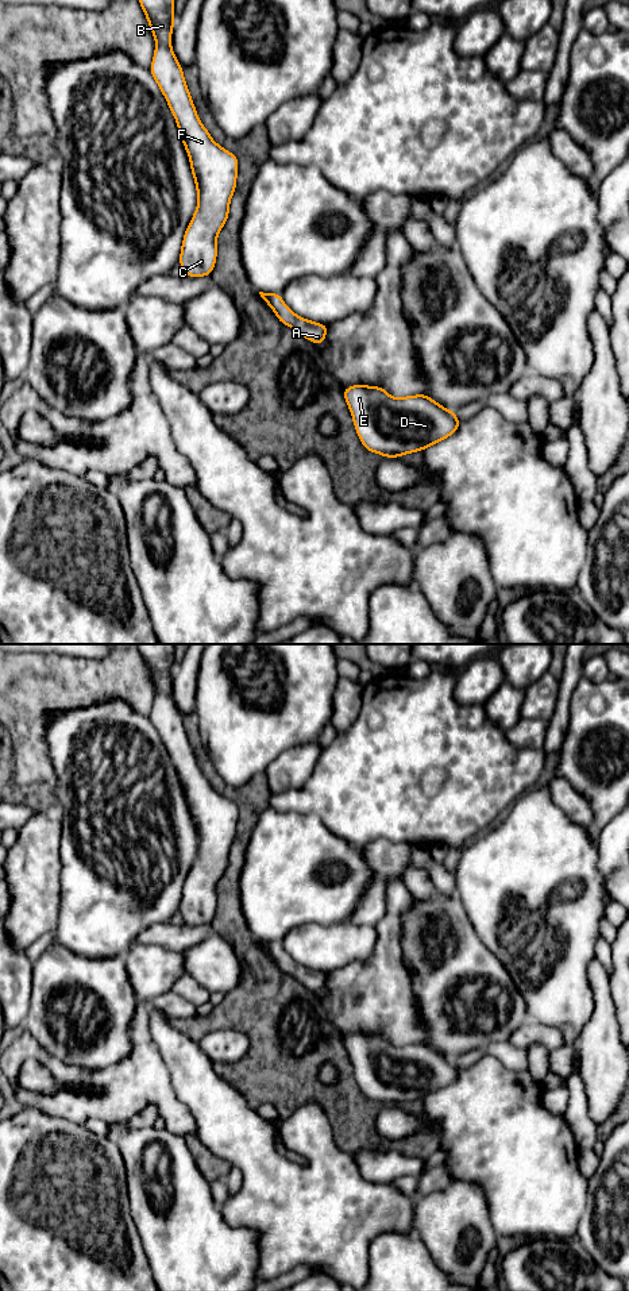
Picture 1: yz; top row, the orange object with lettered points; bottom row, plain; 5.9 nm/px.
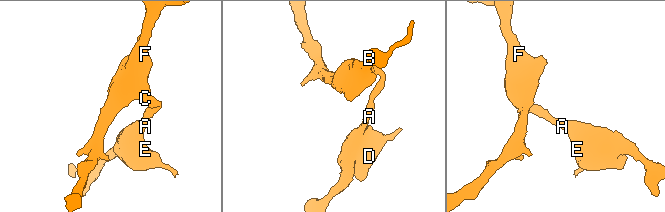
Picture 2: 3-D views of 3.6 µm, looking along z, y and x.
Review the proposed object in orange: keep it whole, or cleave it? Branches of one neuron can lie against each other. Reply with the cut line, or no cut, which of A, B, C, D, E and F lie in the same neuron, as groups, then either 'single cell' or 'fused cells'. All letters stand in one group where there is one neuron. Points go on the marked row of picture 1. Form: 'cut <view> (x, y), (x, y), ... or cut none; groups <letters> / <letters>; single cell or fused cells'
cut none; groups A B C D E F; single cell

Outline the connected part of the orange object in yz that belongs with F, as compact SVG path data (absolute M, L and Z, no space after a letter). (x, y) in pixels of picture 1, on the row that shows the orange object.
M139 0L155 39L150 73L175 119L197 190L197 208L184 234L180 261L192 278L211 275L217 258L217 236L229 217L239 162L216 143L201 123L182 66L174 55L174 0Z

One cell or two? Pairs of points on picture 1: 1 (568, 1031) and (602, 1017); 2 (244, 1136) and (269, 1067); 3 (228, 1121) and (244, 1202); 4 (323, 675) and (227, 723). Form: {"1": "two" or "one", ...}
{"1": "two", "2": "two", "3": "one", "4": "one"}

